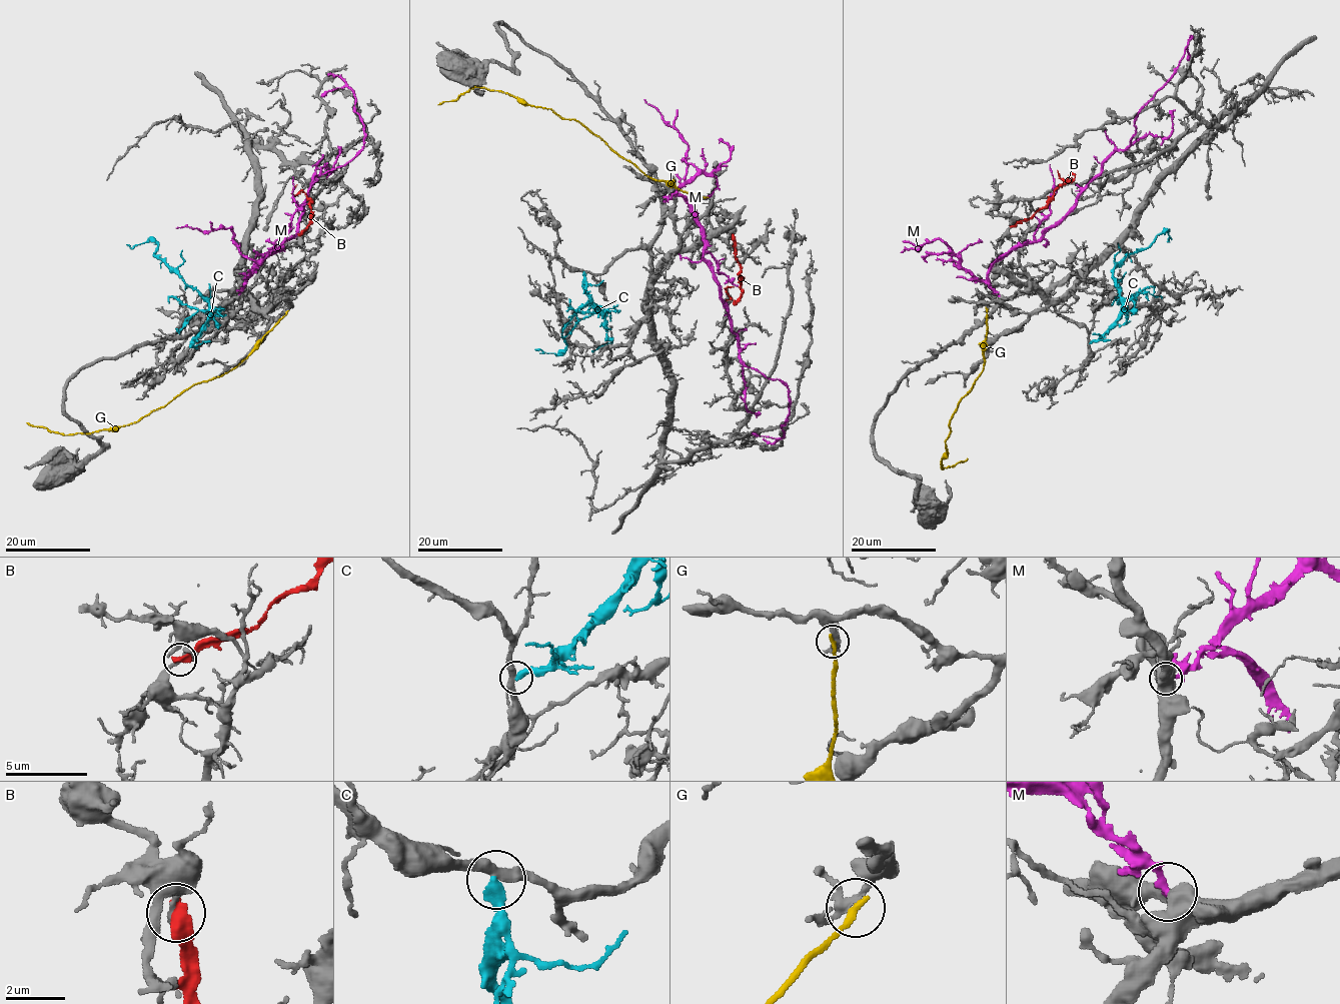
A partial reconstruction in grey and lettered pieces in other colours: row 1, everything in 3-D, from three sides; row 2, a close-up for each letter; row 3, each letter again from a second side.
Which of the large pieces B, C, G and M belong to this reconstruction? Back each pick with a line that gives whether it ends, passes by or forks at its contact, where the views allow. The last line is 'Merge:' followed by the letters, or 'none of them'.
Merge: none of them

